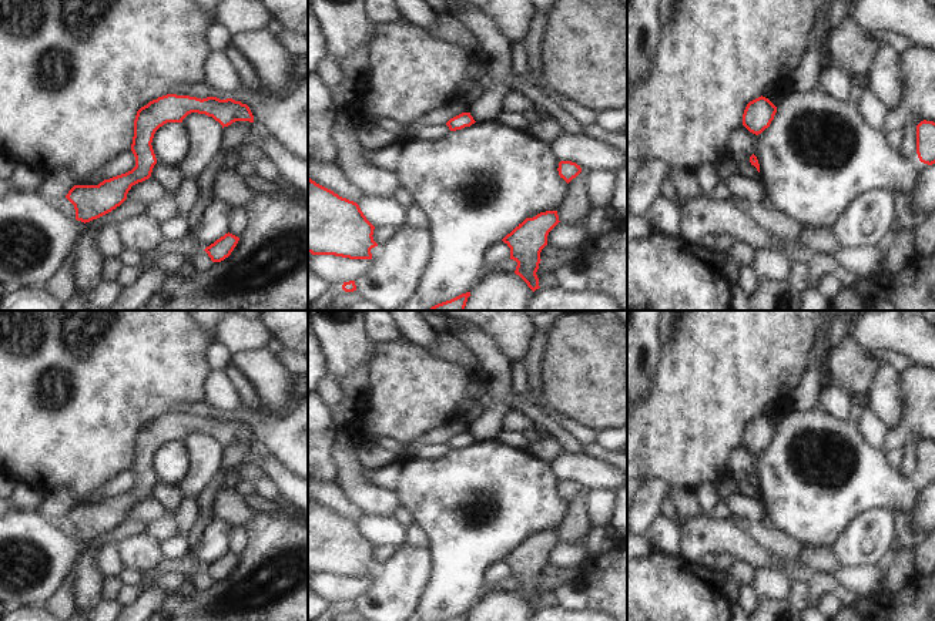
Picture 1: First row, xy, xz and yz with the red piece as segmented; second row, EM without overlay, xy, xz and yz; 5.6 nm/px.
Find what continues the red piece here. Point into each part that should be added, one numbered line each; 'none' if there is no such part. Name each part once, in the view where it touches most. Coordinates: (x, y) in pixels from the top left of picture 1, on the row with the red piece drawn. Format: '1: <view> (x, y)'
none

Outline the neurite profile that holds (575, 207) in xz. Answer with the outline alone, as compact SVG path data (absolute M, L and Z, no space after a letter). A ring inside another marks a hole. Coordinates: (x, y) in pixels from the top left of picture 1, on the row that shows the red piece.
M583 171L567 184L567 192L557 208L559 221L567 225L577 225L586 219L592 205L587 201L586 174Z

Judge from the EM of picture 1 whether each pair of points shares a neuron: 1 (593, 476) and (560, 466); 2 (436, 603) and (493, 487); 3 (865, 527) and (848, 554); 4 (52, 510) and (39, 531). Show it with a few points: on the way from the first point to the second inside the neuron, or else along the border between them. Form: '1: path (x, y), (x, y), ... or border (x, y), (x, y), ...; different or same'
1: path (585, 470), (569, 467); same
2: path (456, 574), (461, 551), (496, 516); same
3: path (865, 534), (855, 547); same
4: border (37, 513), (50, 522); different

